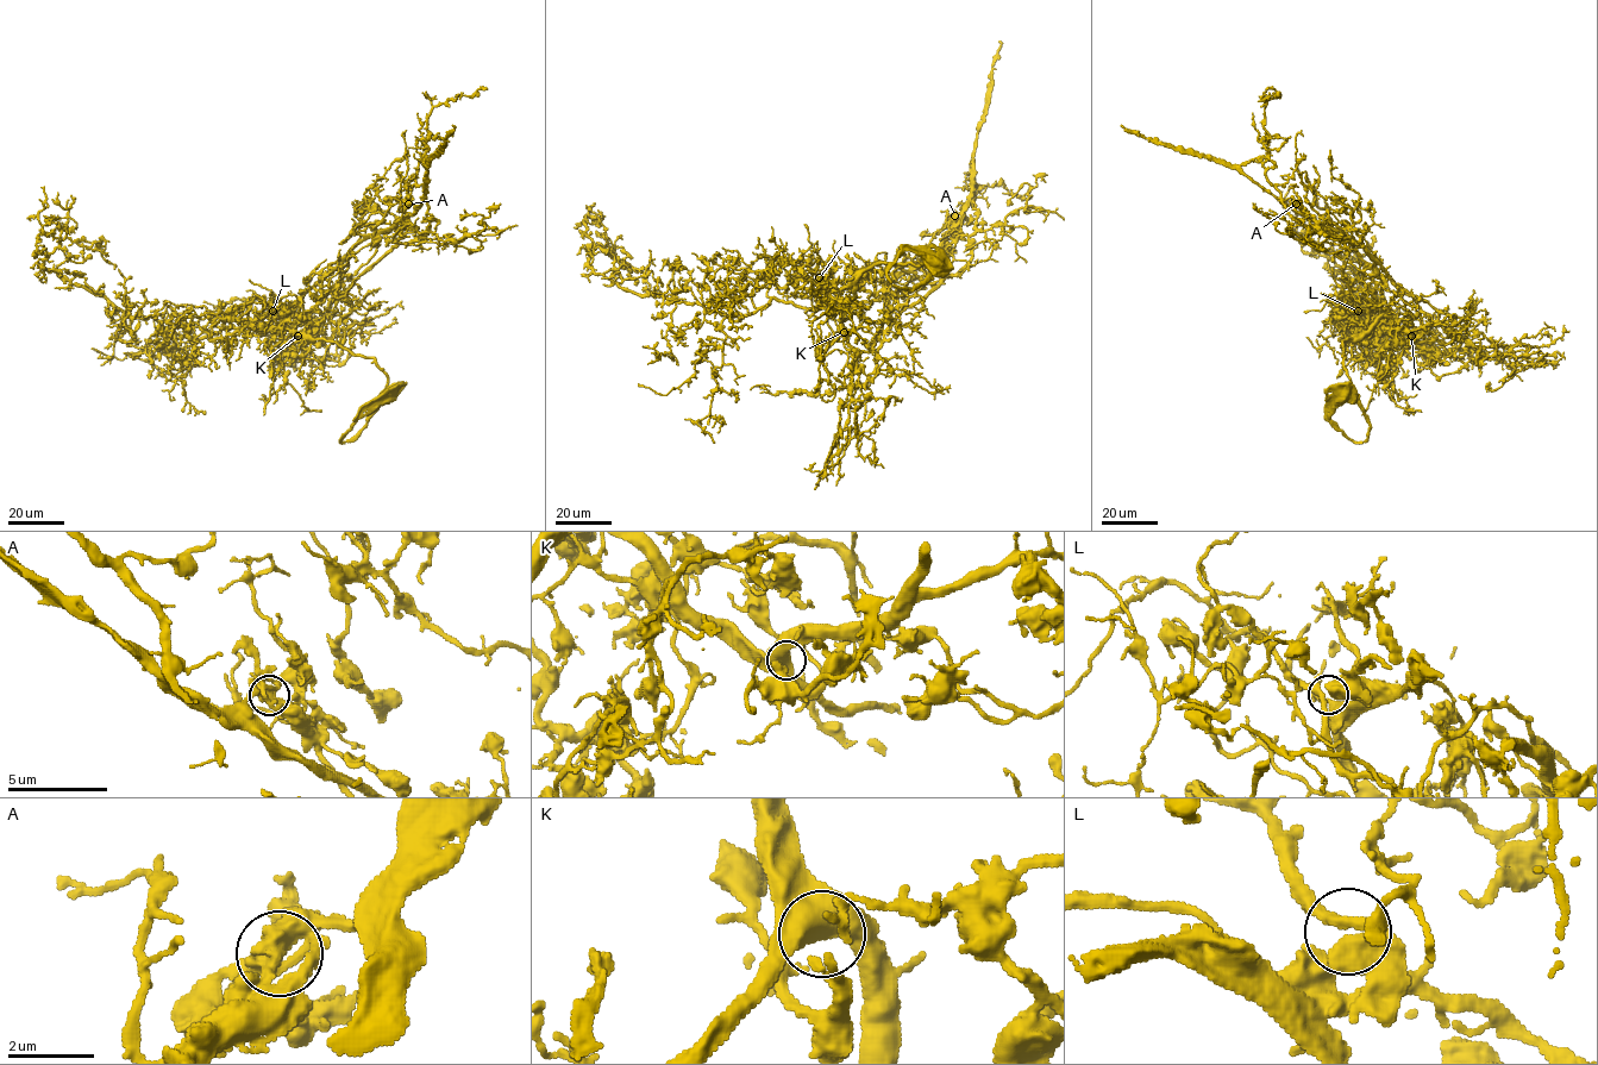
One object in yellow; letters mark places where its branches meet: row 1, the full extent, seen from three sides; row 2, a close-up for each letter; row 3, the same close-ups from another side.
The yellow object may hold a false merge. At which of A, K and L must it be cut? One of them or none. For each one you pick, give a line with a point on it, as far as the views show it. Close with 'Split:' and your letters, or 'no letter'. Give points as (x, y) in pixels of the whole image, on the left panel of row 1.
A: (408, 204)
Split: A

